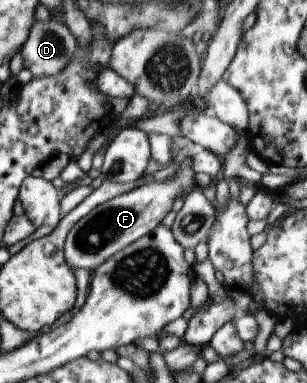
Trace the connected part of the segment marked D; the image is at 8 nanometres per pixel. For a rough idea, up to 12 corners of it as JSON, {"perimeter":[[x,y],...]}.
{"perimeter":[[35,20],[20,54],[34,78],[73,60],[75,36],[62,20]]}

